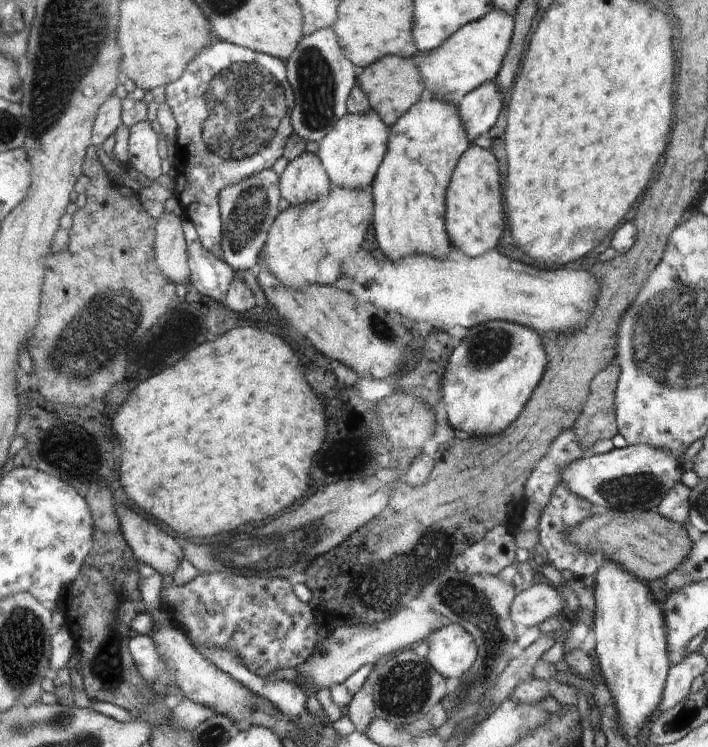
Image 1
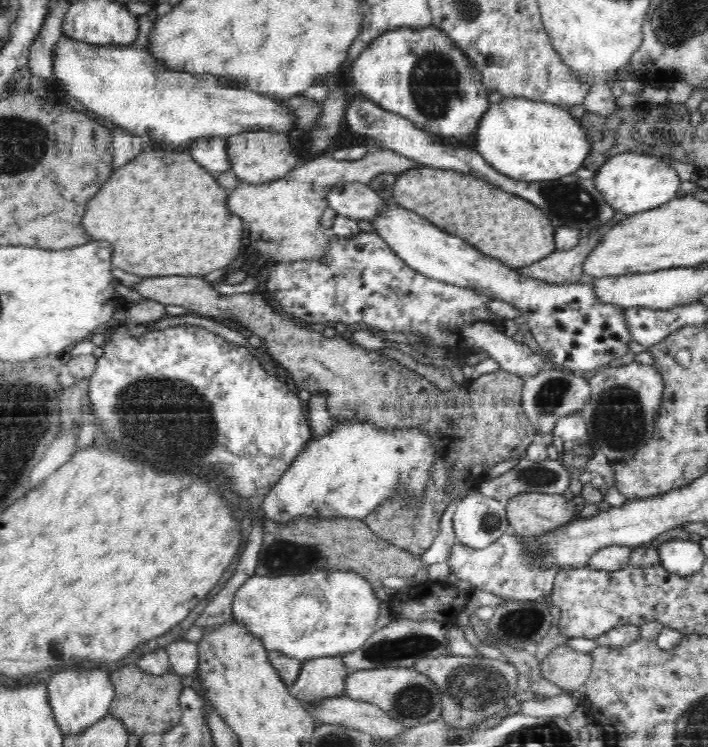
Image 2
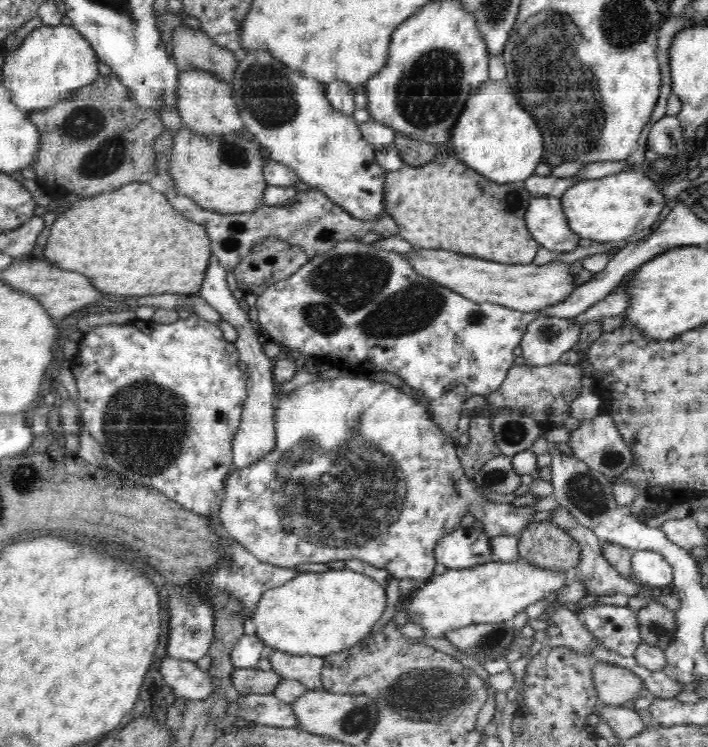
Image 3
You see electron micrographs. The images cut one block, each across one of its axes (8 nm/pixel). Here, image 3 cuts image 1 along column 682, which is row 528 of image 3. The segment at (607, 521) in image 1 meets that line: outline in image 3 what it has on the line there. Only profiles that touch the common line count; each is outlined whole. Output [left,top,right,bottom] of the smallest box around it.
[518,520,581,569]

